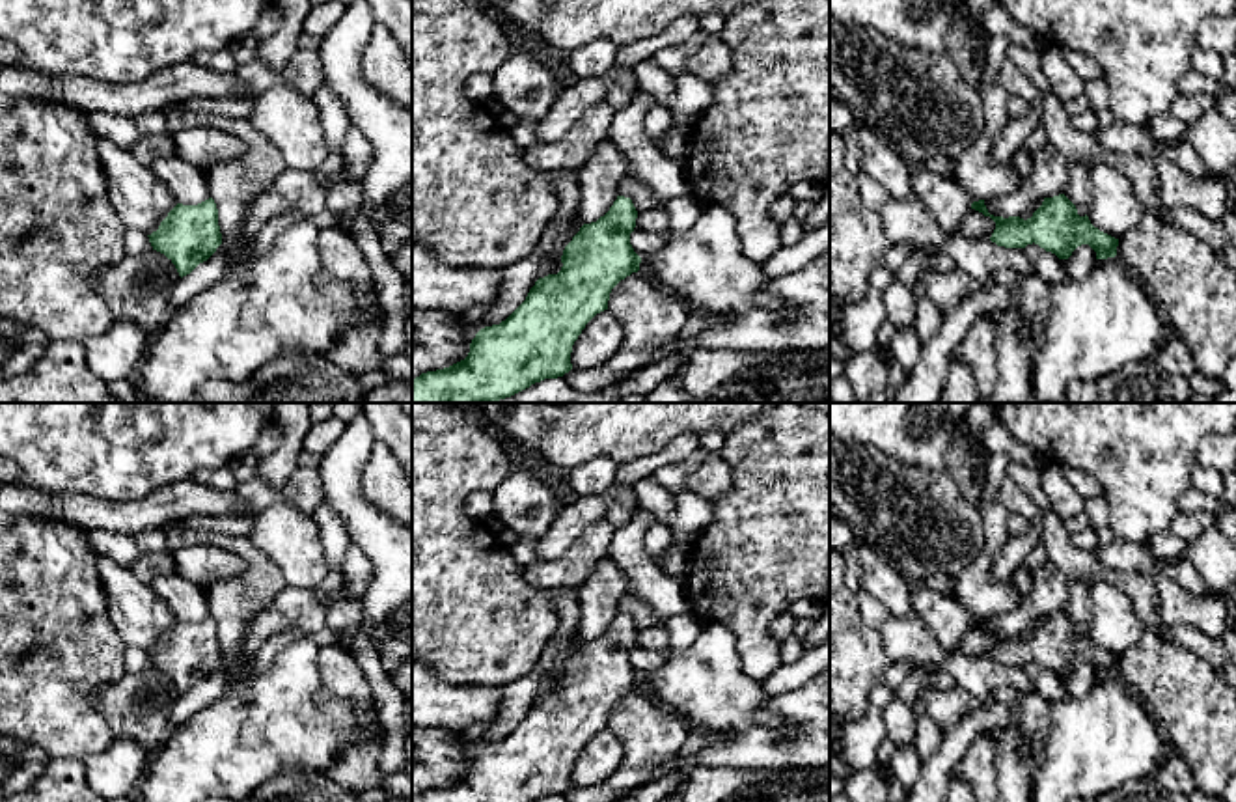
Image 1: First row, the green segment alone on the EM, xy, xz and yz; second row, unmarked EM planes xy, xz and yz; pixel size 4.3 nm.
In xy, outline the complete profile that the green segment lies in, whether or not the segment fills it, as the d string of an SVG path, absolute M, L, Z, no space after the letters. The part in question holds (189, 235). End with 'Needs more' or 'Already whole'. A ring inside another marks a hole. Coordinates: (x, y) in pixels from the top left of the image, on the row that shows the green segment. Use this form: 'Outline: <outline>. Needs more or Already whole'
Outline: M209 198L198 205L177 203L147 237L153 250L164 254L181 278L190 274L222 244L214 200Z. Already whole

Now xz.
Outline: M617 196L597 222L584 224L561 256L561 270L539 278L526 300L500 325L481 328L464 360L412 380L412 403L498 403L544 379L572 369L572 345L585 325L608 310L611 289L639 270L641 257L630 244L638 211L630 198Z. Already whole

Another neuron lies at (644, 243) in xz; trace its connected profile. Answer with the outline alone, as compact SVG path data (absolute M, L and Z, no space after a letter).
M638 228L630 233L630 244L639 257L647 257L664 248L666 239L666 233L647 233Z

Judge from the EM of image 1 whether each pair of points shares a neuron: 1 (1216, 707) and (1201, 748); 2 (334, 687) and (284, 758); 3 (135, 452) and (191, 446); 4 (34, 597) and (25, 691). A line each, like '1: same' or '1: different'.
1: same
2: different
3: same
4: same

